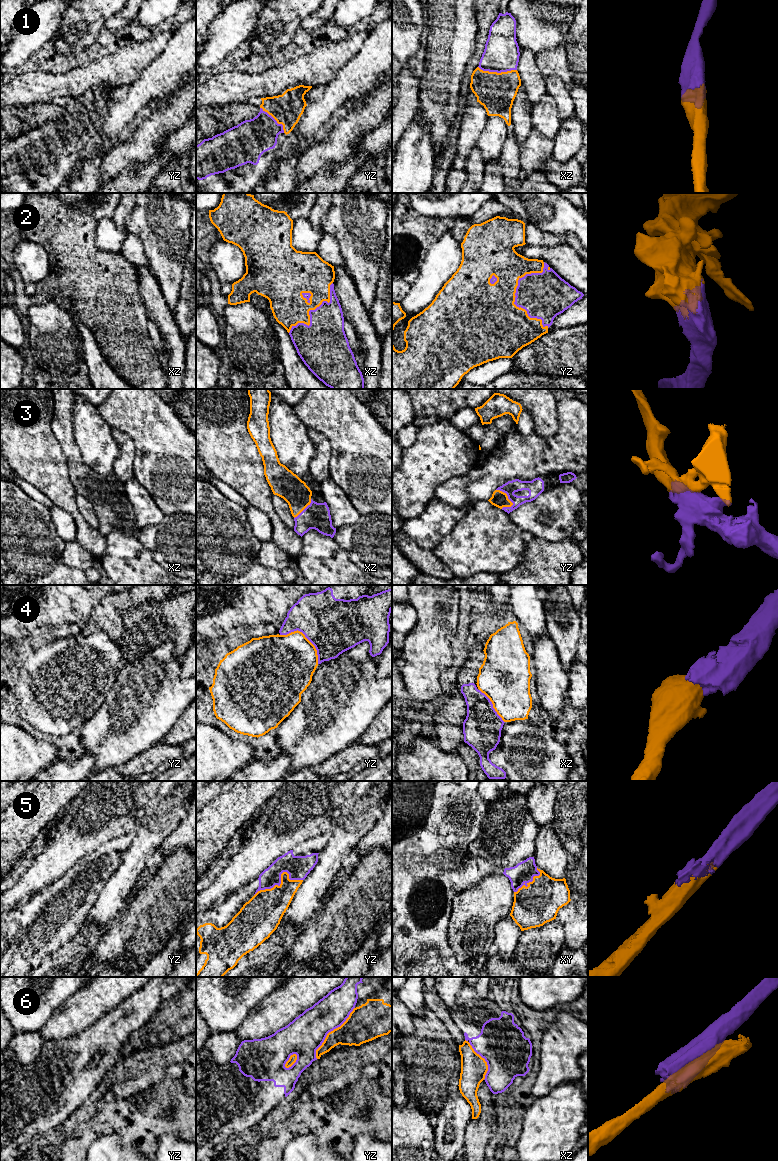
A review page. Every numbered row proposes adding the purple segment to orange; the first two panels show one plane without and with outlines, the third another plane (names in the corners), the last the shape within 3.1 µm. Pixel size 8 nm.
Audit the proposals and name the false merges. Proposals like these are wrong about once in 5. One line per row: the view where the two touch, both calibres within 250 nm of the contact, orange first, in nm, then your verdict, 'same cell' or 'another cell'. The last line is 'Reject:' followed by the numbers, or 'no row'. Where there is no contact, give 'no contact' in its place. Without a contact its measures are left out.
1: xz | 300/280 nm | same cell
2: yz | 440/380 nm | same cell
3: yz | 130/130 nm | same cell
4: yz | 440/440 nm | another cell
5: yz | 280/190 nm | same cell
6: yz | 260/300 nm | another cell
Reject: 4, 6

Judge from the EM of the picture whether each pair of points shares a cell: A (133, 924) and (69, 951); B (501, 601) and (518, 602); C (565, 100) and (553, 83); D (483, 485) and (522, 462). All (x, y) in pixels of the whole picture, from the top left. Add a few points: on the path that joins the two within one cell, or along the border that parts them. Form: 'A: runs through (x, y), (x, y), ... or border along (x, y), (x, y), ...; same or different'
A: border along (108, 925), (97, 948), (89, 957); different
B: border along (508, 595), (509, 602); different
C: runs through (562, 96), (555, 87); same
D: runs through (493, 475), (506, 462), (512, 462); same

